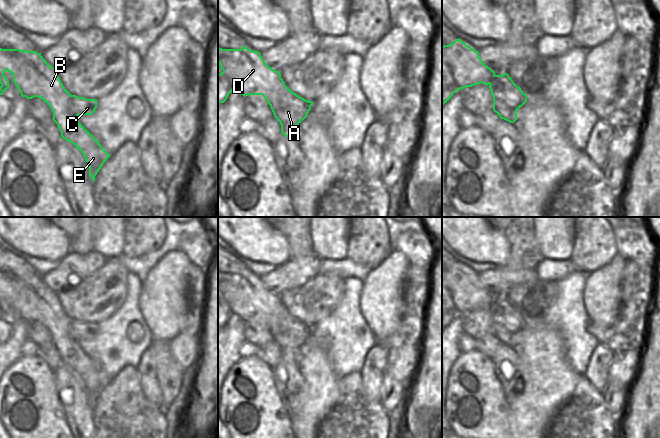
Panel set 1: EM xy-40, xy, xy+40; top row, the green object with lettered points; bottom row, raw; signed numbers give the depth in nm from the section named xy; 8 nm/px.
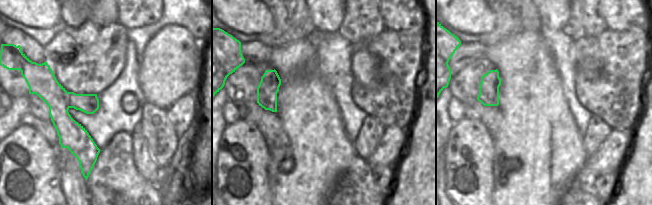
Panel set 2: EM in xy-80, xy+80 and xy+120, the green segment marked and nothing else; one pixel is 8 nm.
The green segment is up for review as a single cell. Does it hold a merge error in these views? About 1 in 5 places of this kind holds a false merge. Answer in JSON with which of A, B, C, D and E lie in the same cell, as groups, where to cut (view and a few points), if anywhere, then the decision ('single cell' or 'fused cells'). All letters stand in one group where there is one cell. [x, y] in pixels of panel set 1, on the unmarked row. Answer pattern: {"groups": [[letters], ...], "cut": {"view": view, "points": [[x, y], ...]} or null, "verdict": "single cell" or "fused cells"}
{"groups": [["A", "C"], ["B", "D", "E"]], "cut": {"view": "xy", "points": [[284, 308], [279, 316], [279, 320], [269, 328]]}, "verdict": "fused cells"}

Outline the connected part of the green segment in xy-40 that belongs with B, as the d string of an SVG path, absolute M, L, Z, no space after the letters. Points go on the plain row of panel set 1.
M0 272L0 319L9 312L9 304L4 299L6 294L13 298L13 306L22 321L38 321L51 332L61 361L83 378L94 406L111 379L73 338L69 328L71 318L63 310L57 293L36 275Z

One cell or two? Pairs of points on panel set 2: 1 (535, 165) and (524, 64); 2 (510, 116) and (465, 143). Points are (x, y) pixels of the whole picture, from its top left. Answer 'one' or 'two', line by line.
1: one
2: two

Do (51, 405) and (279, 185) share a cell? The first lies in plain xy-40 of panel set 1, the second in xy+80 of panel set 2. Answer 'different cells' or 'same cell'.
different cells

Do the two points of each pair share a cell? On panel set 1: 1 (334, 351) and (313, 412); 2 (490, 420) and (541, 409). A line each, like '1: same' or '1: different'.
1: different
2: different

